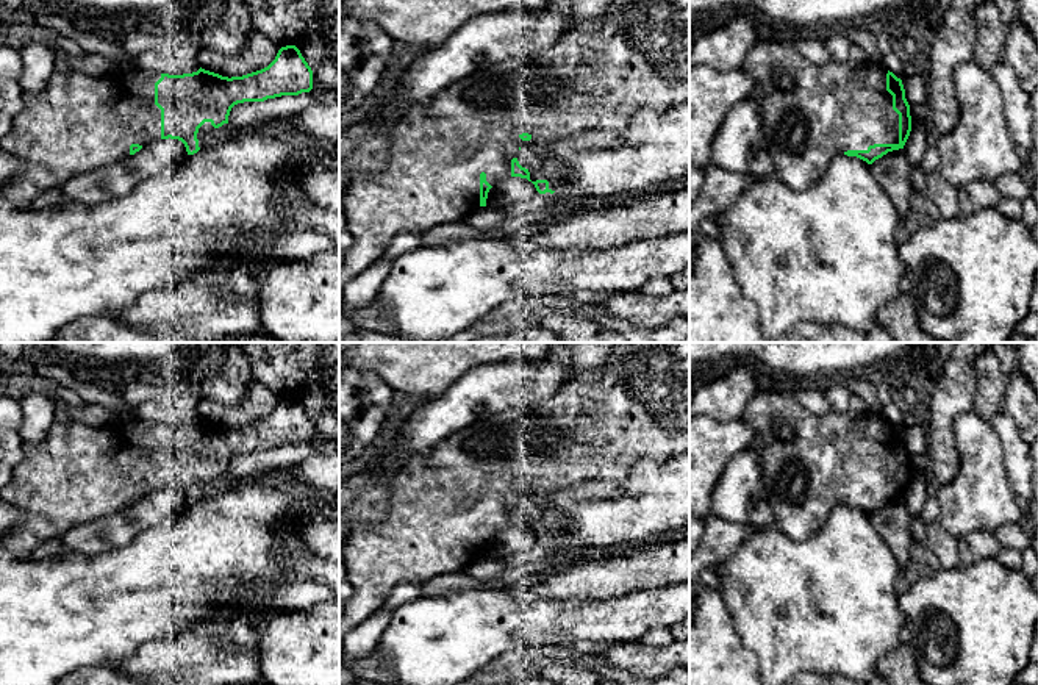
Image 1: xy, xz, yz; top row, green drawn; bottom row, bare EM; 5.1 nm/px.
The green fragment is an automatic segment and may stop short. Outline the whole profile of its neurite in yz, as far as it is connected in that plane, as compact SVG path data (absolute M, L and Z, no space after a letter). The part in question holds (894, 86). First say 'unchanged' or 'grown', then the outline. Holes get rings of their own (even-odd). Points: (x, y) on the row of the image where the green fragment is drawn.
grown; M763 39L747 53L743 70L753 80L749 97L758 102L761 111L774 175L794 191L811 188L841 153L872 164L888 152L904 149L910 136L911 116L902 80L885 64L830 61L813 66L797 53L794 44ZM775 69L785 69L793 78L789 91L778 84Z

